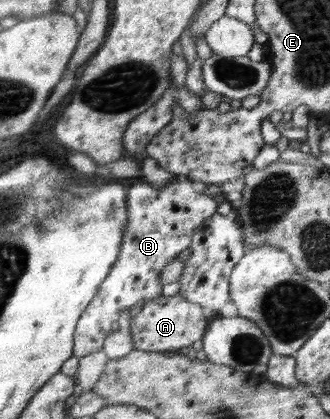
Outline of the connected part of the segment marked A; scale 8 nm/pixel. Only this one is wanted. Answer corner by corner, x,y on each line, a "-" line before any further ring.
161,296
143,304
143,308
130,320
133,348
145,352
165,352
192,346
207,331
207,322
199,304
184,300
181,296

